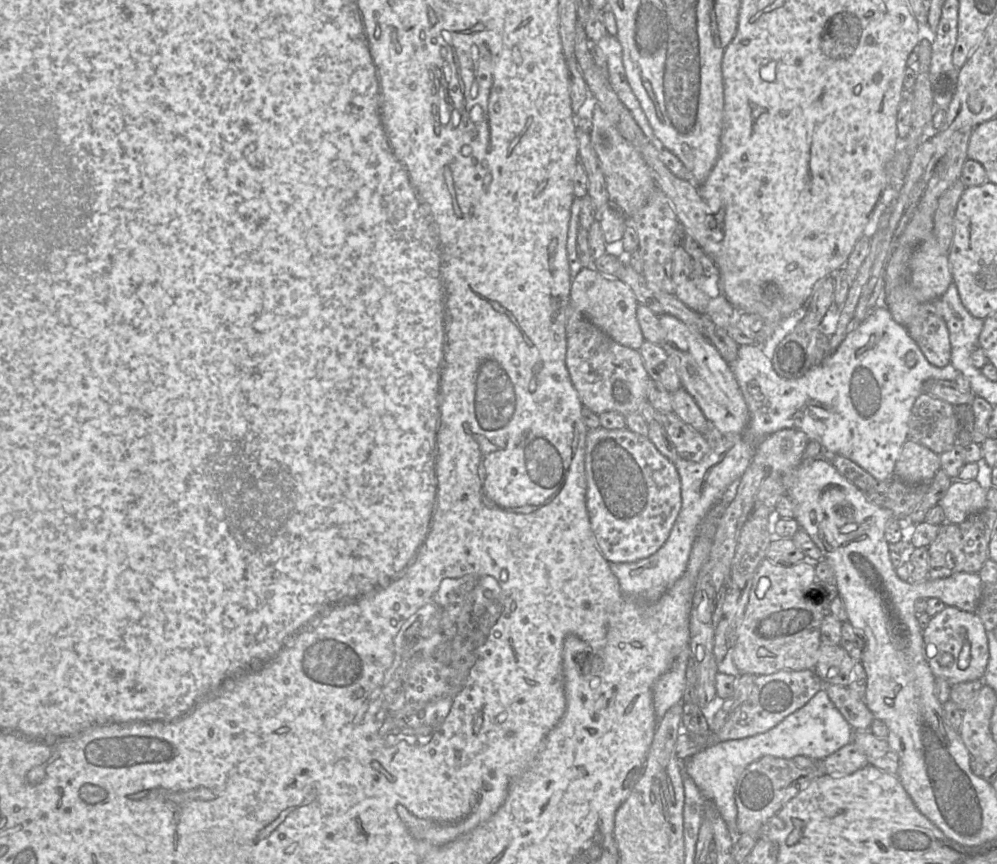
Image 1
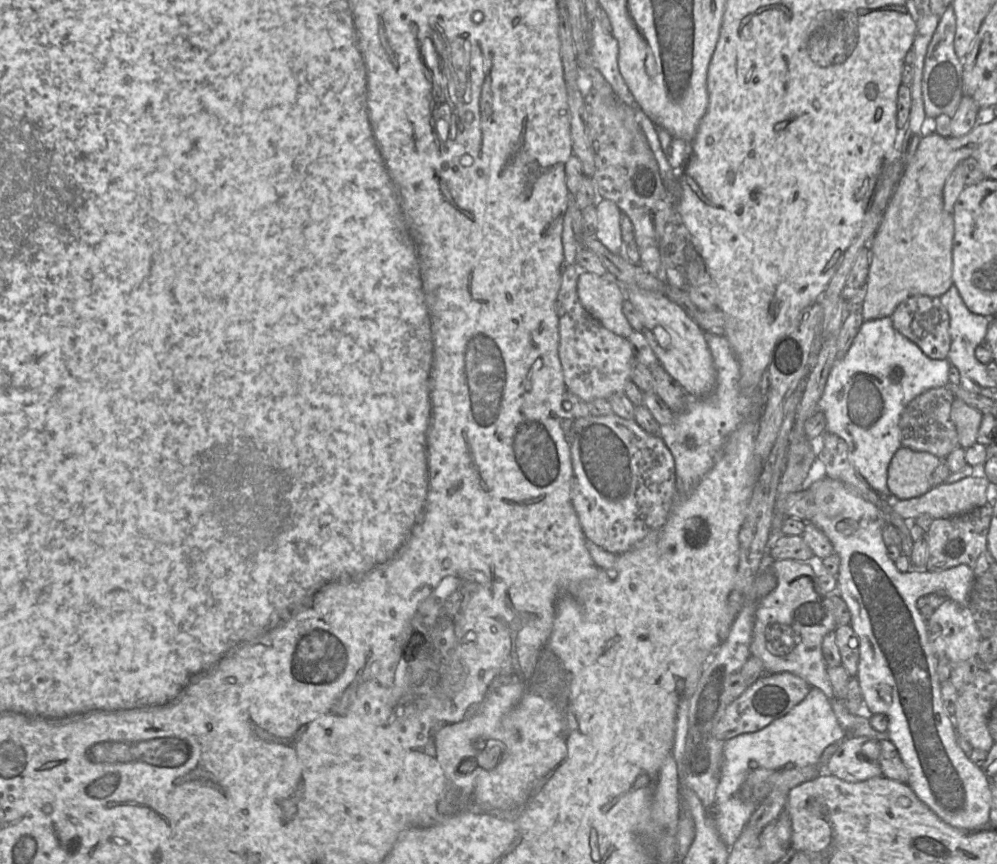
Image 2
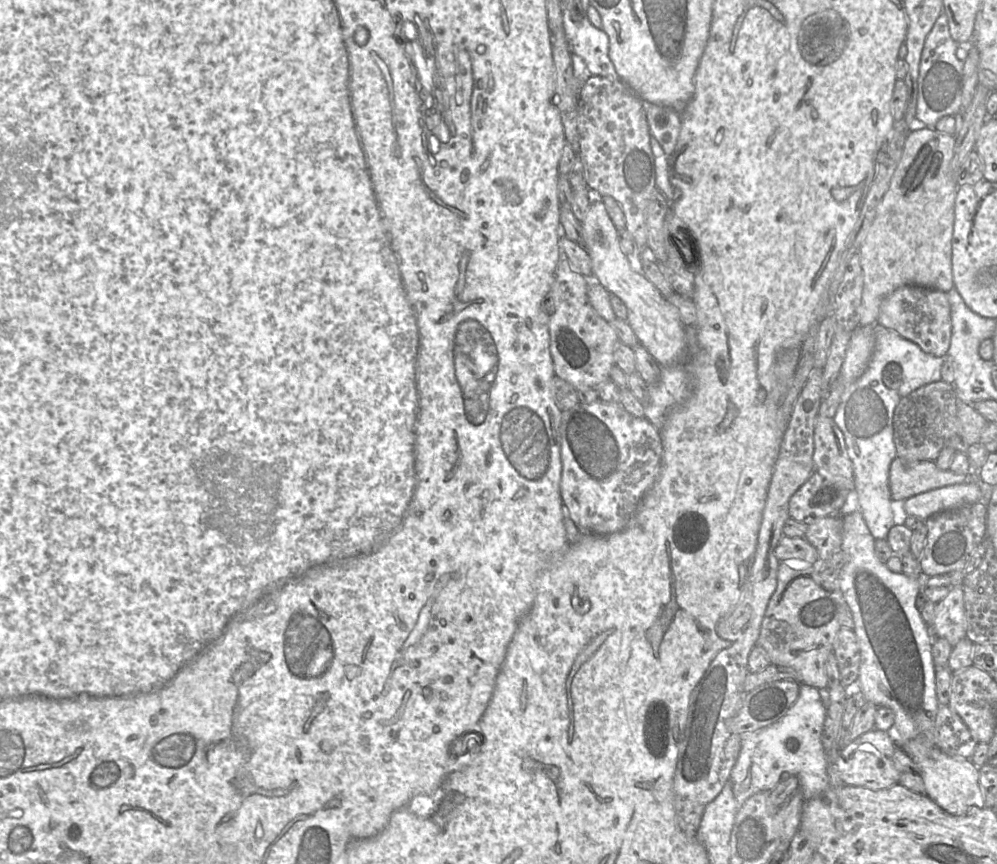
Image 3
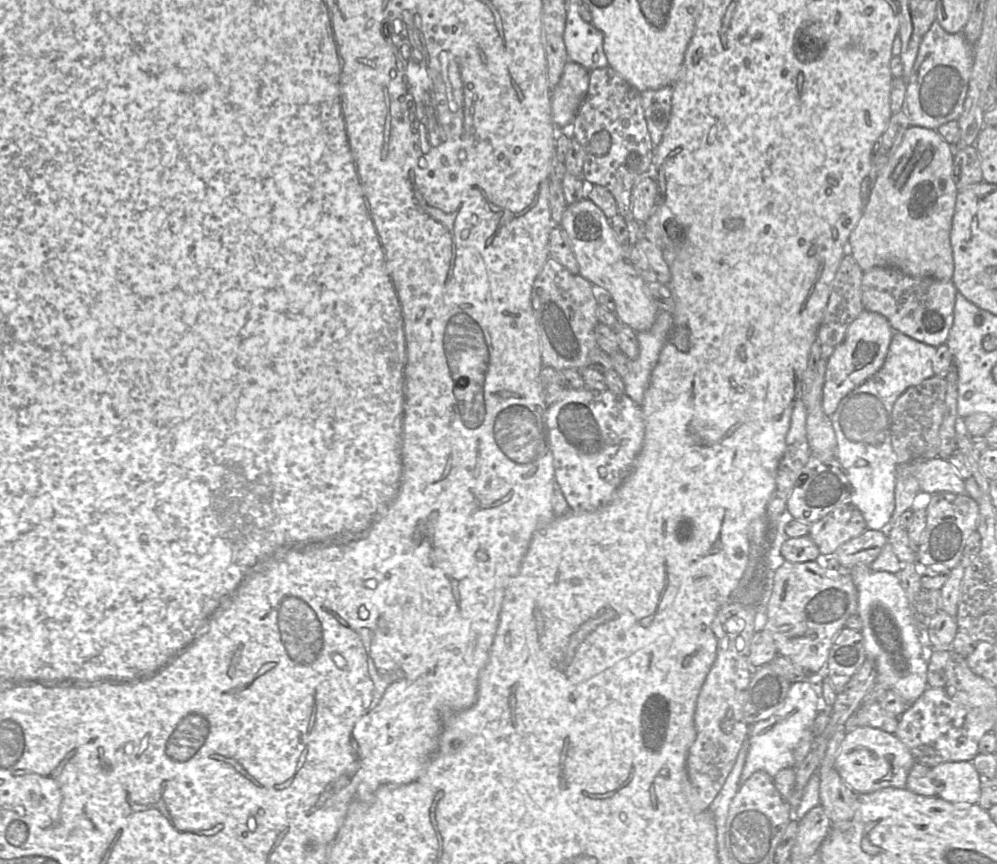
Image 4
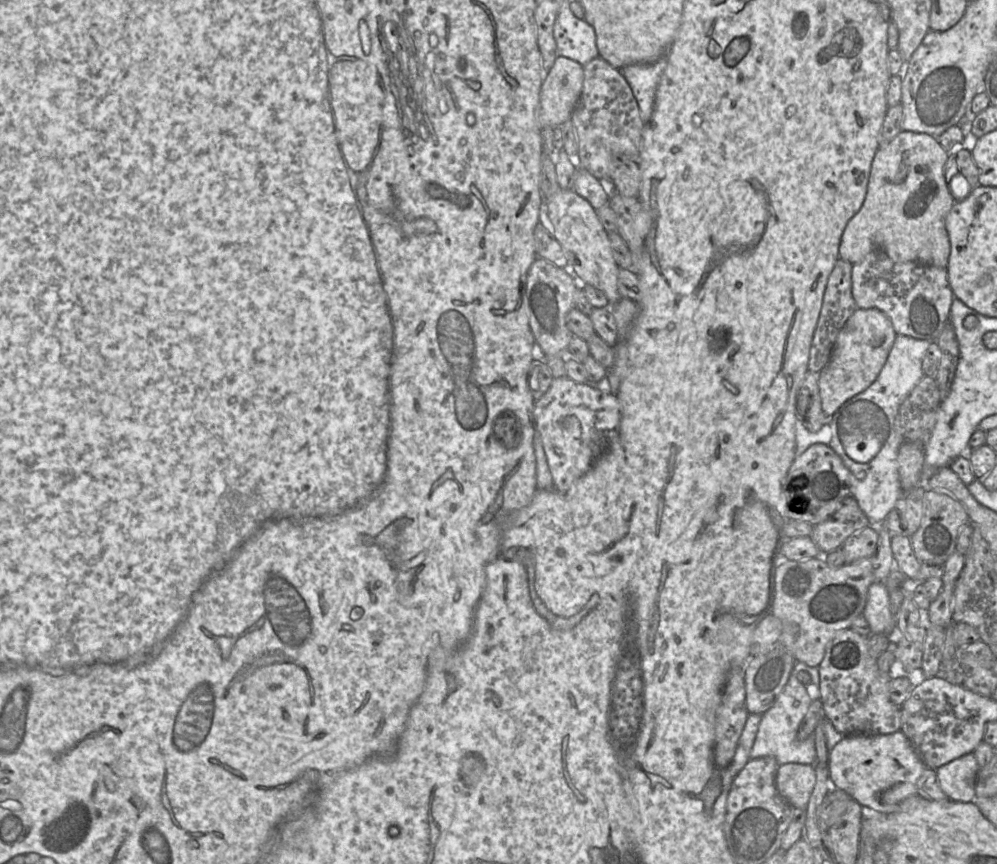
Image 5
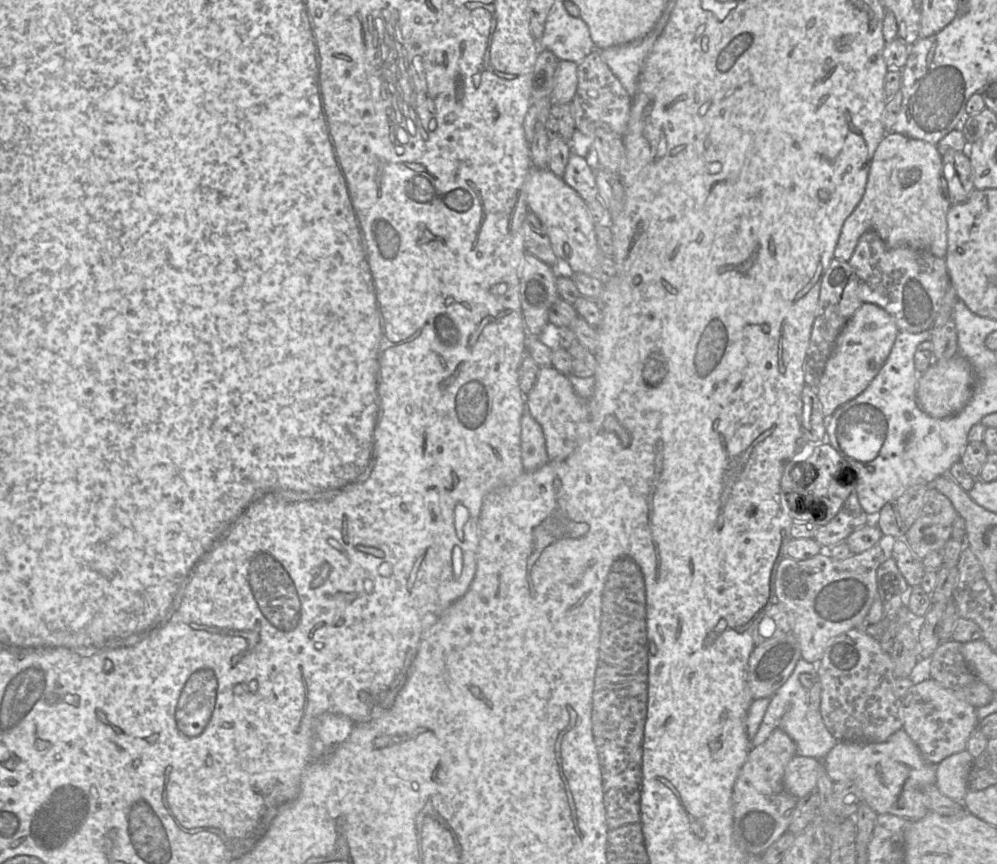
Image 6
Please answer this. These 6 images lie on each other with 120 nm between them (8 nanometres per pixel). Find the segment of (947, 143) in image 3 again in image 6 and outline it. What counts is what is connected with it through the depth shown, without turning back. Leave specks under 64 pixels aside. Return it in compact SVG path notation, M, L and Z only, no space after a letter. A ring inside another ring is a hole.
M886 133L879 143L869 168L864 195L844 221L834 252L838 260L850 260L859 238L867 231L876 232L887 247L909 246L945 258L947 253L947 213L951 206L942 181L942 155L936 145L899 133Z

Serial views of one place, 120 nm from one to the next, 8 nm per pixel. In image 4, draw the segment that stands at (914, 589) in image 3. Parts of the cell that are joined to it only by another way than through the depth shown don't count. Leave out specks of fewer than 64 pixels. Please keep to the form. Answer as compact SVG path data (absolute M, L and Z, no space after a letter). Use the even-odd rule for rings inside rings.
M869 565L855 566L849 573L858 592L857 614L862 620L864 649L876 663L876 682L886 684L912 705L928 687L926 620L917 616L898 575L874 571ZM970 761L945 762L931 768L940 785L938 797L955 804L977 804L981 794L978 772Z

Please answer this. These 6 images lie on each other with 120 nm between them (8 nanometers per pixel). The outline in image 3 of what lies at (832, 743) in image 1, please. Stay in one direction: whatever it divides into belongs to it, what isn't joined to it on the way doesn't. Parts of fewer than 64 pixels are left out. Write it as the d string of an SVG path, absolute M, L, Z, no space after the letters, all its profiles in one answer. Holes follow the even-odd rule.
M800 683L797 700L782 718L766 727L740 735L741 749L730 774L737 809L752 795L774 789L783 772L797 777L798 790L804 802L816 797L830 786L828 760L821 741L825 717L826 708L818 689ZM789 738L797 742L794 751L786 747L786 740Z

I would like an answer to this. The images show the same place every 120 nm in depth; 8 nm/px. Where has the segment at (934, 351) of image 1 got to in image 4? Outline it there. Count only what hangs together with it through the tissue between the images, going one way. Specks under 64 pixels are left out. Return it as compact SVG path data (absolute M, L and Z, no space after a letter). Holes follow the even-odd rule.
M876 267L862 275L864 309L883 315L895 333L902 333L935 348L947 341L953 325L957 292L952 281L916 278L891 267Z

